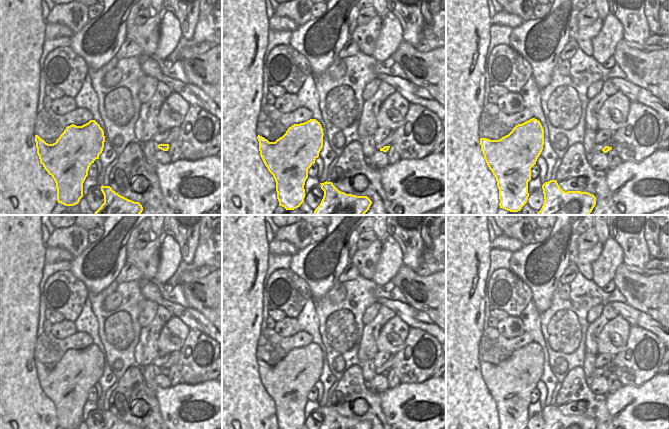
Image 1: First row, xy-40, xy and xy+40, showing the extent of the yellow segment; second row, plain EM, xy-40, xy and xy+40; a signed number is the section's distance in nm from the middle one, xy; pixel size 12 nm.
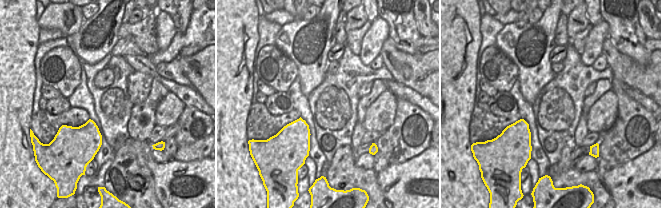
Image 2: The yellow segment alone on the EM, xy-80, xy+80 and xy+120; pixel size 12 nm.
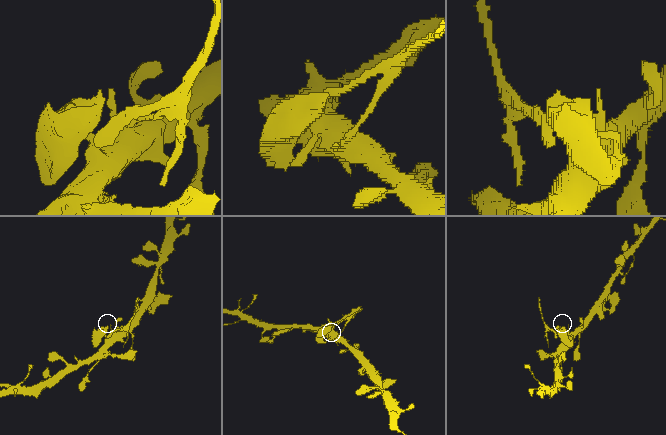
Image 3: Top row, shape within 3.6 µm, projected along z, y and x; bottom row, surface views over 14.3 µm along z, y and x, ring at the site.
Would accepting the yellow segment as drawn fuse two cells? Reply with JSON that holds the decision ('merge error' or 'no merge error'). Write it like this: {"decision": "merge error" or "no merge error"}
{"decision": "merge error"}

